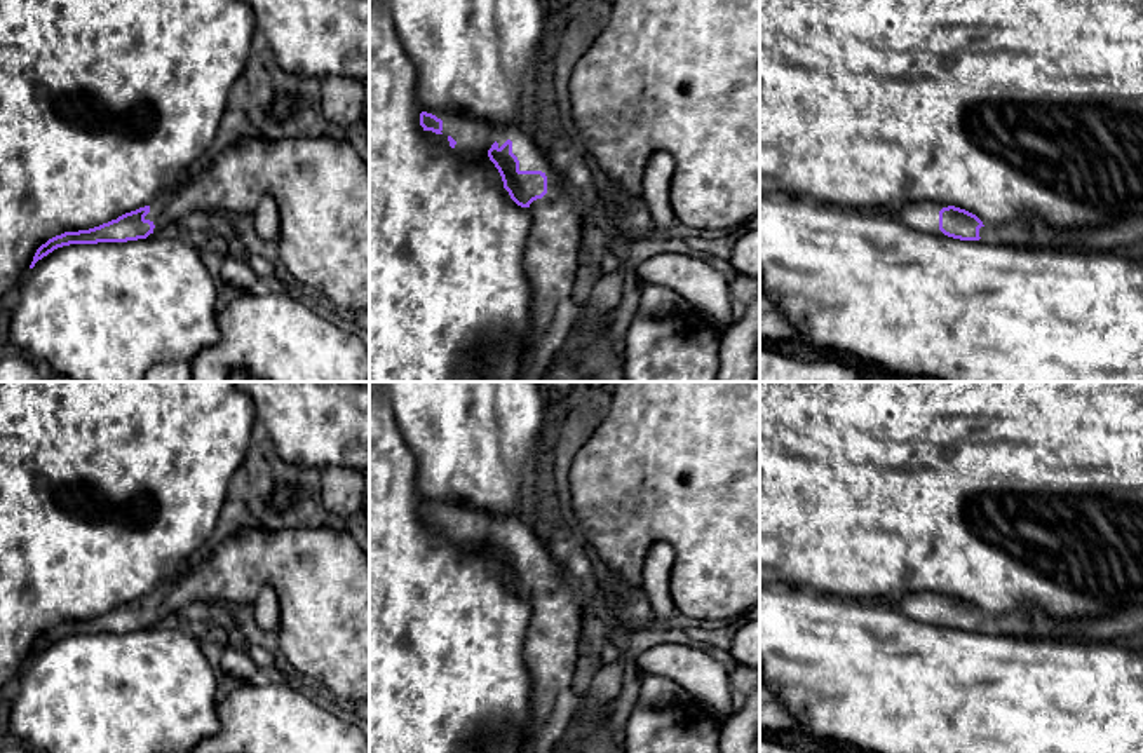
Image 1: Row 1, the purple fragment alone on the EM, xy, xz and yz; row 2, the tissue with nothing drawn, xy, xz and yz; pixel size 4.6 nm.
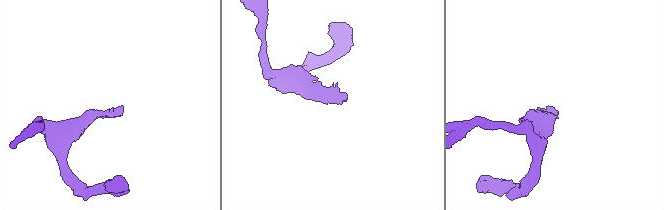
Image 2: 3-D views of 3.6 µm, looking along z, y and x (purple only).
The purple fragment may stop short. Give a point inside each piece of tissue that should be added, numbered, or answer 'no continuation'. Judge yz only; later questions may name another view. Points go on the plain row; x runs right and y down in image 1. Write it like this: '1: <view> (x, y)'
1: yz (1128, 624)

